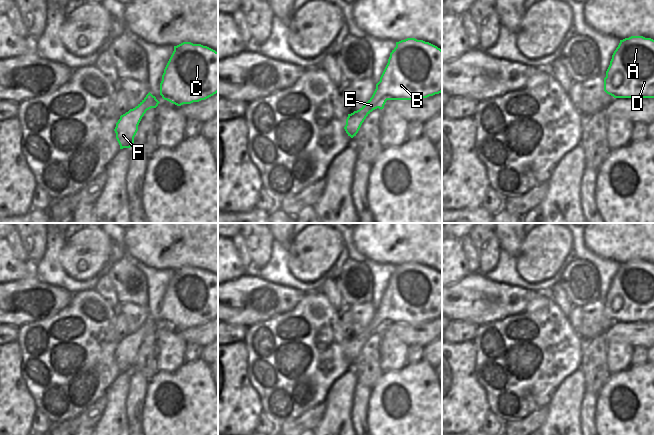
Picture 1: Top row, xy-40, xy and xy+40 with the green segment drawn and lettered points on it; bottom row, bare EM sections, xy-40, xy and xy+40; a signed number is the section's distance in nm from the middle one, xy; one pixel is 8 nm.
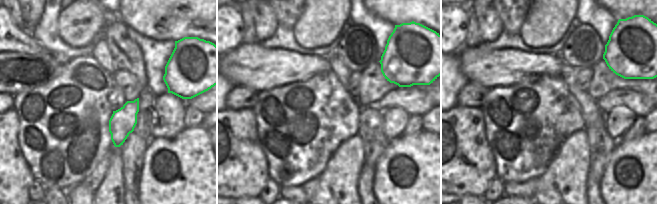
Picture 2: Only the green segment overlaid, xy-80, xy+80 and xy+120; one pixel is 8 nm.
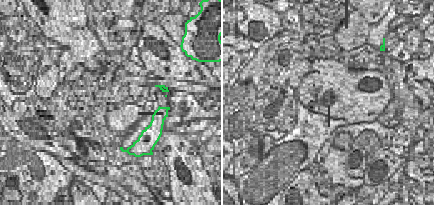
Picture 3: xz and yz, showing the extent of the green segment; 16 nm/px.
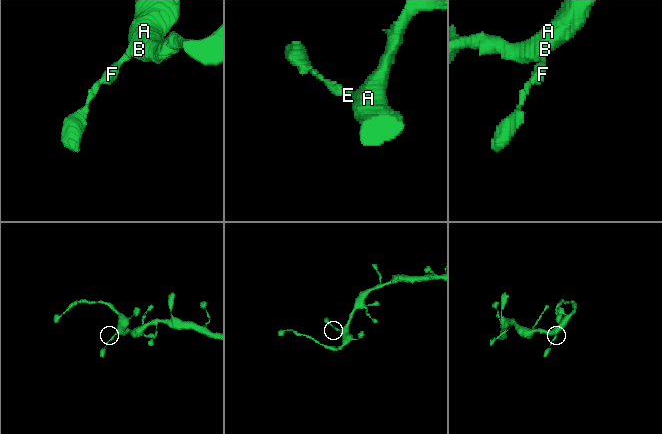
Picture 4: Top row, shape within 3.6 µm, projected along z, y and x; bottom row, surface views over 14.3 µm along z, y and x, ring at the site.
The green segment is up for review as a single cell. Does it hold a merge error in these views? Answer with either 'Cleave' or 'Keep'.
Keep.

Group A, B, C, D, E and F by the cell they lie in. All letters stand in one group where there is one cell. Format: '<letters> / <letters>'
A B C D E F

